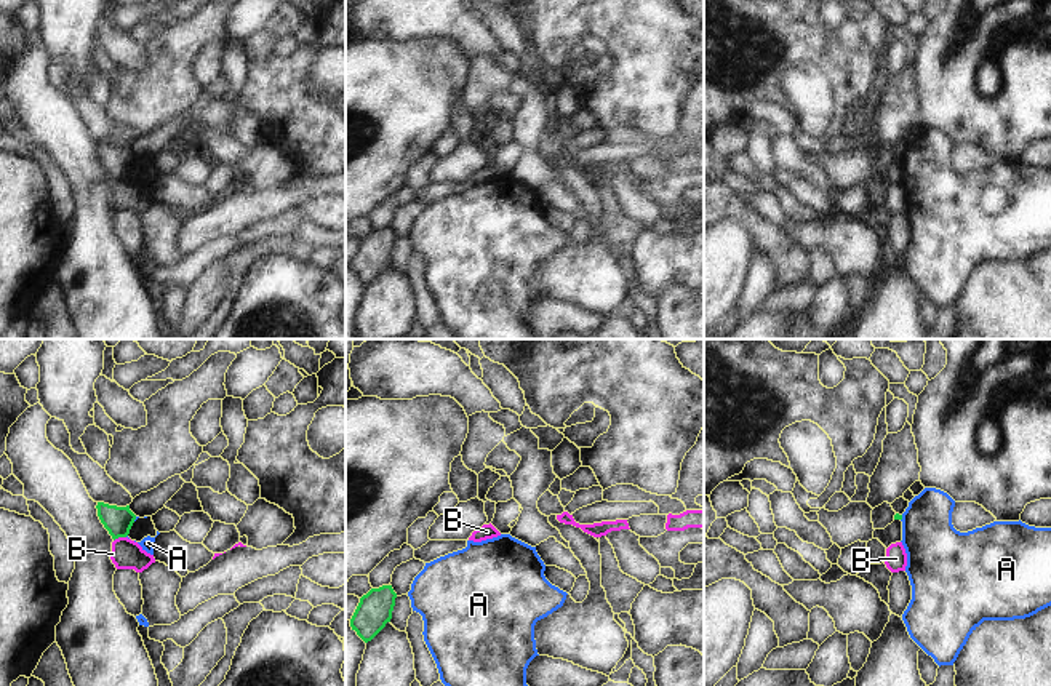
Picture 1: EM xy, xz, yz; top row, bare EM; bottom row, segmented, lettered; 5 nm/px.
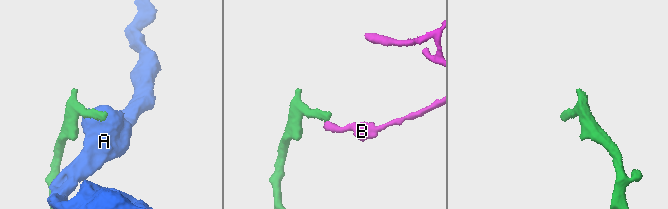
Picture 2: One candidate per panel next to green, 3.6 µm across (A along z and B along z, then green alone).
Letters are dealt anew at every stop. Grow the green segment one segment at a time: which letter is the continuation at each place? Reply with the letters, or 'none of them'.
none of them

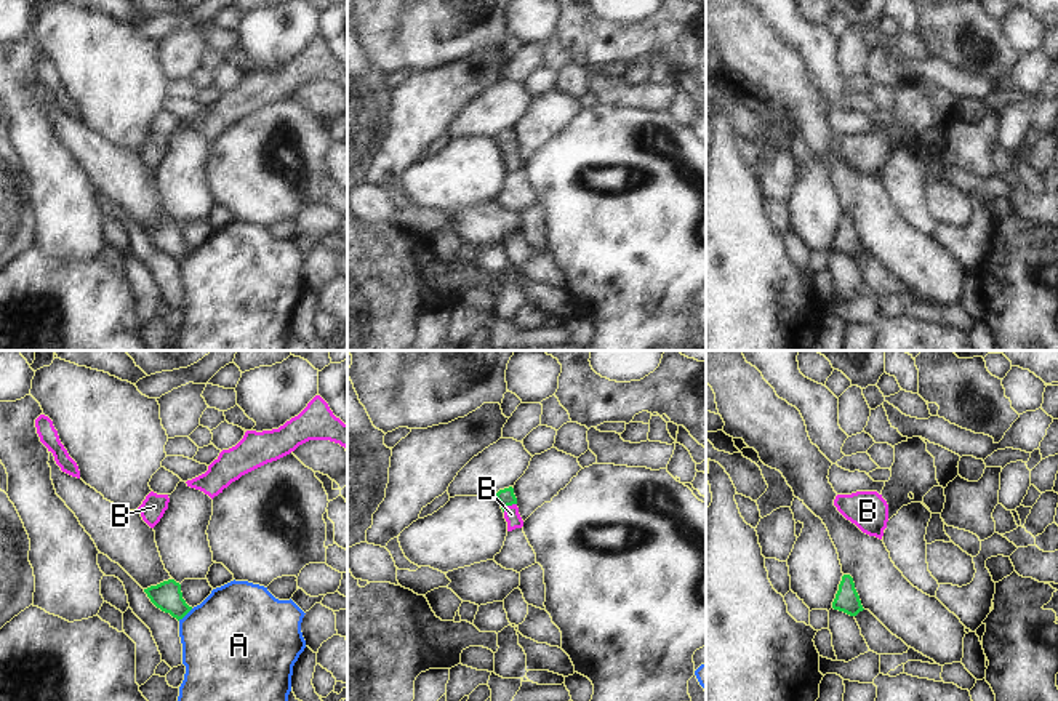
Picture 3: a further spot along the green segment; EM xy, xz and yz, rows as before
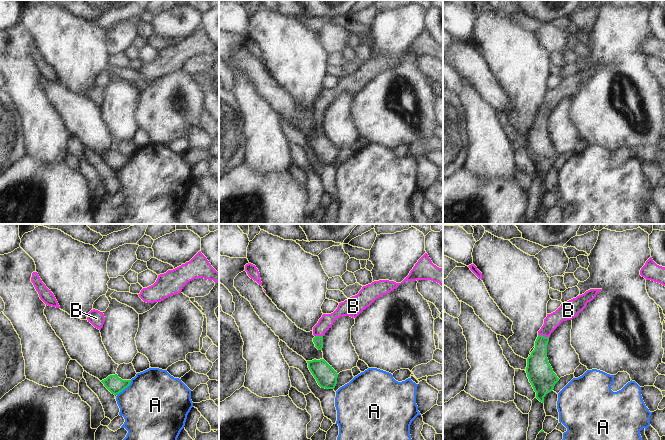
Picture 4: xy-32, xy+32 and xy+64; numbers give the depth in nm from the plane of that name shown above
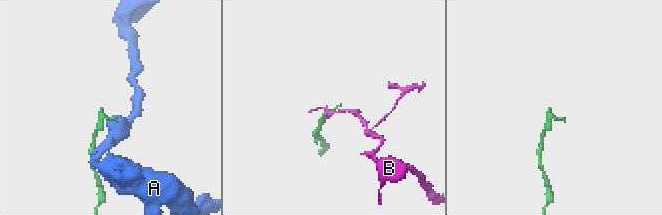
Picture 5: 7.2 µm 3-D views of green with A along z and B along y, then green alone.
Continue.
B

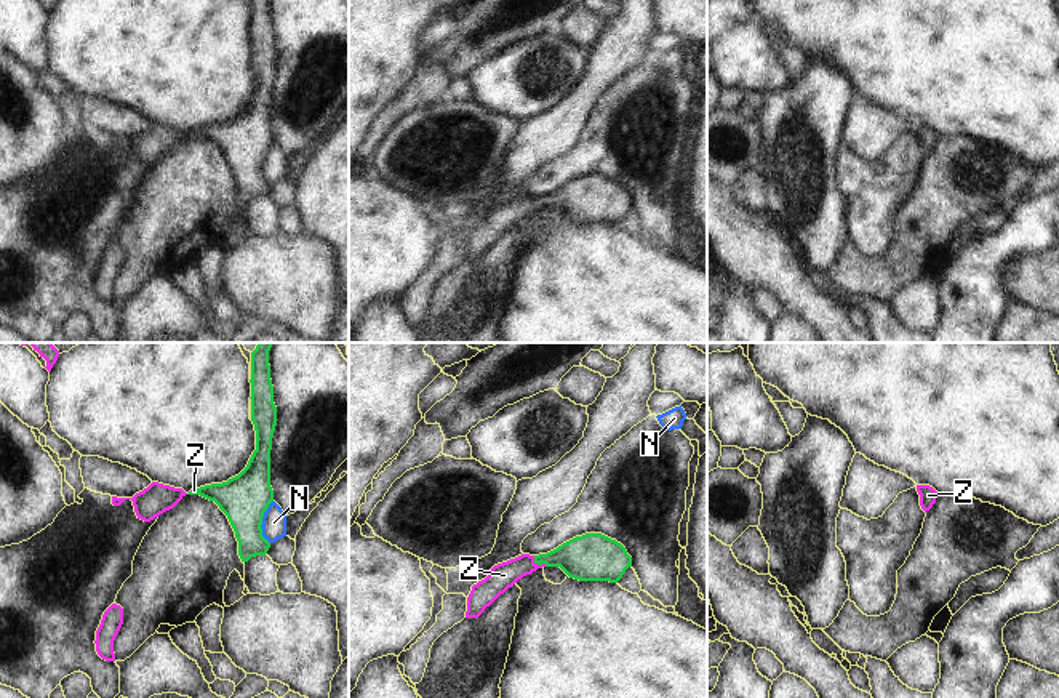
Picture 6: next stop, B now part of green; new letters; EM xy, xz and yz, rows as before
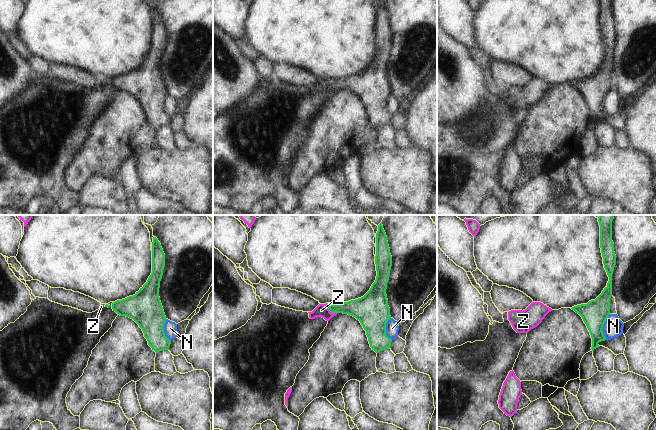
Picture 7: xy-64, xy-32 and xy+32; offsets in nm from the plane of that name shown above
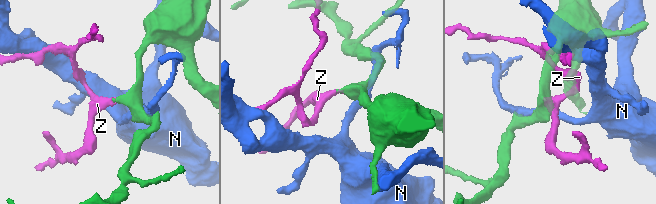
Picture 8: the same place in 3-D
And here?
Z

